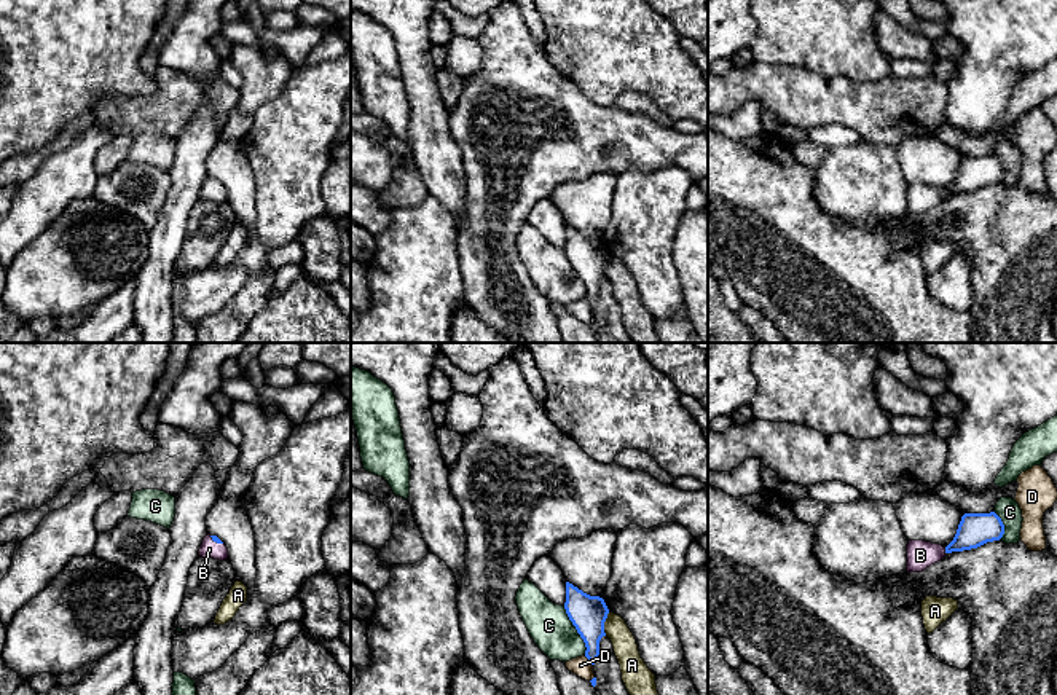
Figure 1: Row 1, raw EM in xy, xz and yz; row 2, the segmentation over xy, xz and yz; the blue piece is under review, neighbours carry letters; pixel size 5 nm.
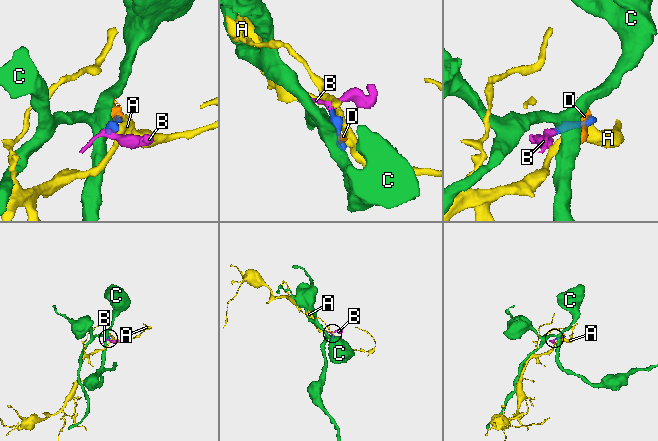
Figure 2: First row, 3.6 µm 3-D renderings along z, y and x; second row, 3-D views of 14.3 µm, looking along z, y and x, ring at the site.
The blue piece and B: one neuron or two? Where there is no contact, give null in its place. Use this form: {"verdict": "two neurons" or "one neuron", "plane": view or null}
{"verdict": "one neuron", "plane": "yz"}

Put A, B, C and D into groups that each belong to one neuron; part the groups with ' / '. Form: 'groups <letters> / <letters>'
groups A / B / C / D

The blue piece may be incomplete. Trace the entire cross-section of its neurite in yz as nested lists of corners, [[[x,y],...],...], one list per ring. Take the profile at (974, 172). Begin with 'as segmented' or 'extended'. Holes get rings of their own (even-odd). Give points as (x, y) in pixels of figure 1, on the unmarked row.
extended; [[[995,155],[965,156],[953,183],[945,191],[925,183],[909,183],[907,215],[921,215],[947,196],[977,191],[987,185],[1000,183],[1003,177],[1004,167]]]

